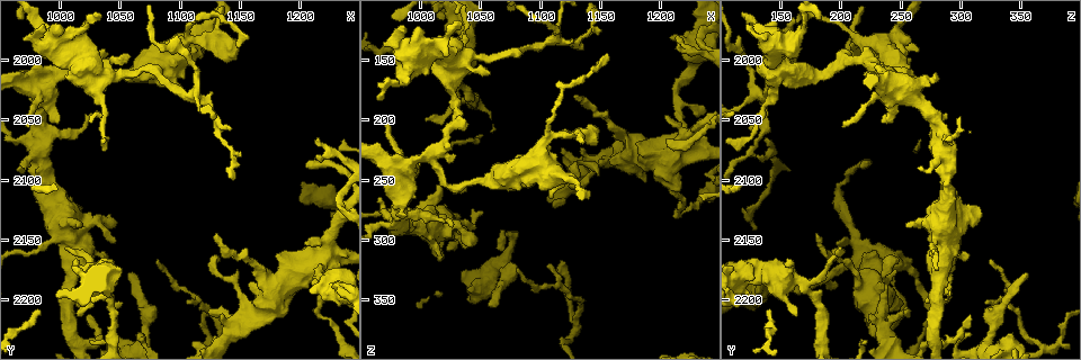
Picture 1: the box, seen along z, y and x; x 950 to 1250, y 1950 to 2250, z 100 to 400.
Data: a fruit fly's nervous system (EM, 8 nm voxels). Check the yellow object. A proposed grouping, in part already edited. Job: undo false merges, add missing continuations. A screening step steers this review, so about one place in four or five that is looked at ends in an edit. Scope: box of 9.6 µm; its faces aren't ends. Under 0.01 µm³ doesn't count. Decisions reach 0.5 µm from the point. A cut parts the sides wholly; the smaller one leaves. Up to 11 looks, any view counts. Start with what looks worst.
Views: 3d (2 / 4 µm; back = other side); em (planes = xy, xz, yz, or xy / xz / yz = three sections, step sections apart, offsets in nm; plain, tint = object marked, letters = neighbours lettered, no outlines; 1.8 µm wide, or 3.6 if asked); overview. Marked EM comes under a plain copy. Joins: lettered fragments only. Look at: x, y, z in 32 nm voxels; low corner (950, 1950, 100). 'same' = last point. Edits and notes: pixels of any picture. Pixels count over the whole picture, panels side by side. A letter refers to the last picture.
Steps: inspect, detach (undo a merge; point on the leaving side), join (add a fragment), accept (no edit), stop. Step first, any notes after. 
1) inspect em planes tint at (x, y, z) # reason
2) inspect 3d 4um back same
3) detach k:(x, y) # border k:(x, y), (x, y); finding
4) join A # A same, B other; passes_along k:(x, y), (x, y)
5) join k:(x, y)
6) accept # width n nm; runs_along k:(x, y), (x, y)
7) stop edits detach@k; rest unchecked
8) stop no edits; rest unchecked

inspect em xy step 8 tint at (1112, 2030, 132)

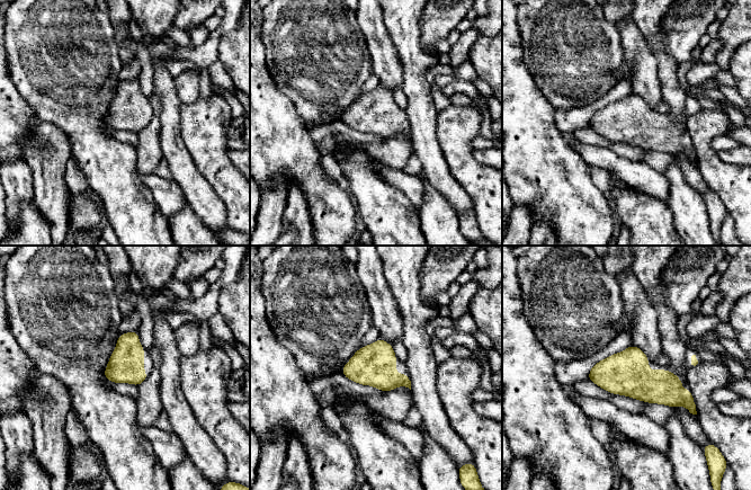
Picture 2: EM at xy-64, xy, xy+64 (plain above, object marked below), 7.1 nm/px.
inspect em planes letters same # another direction

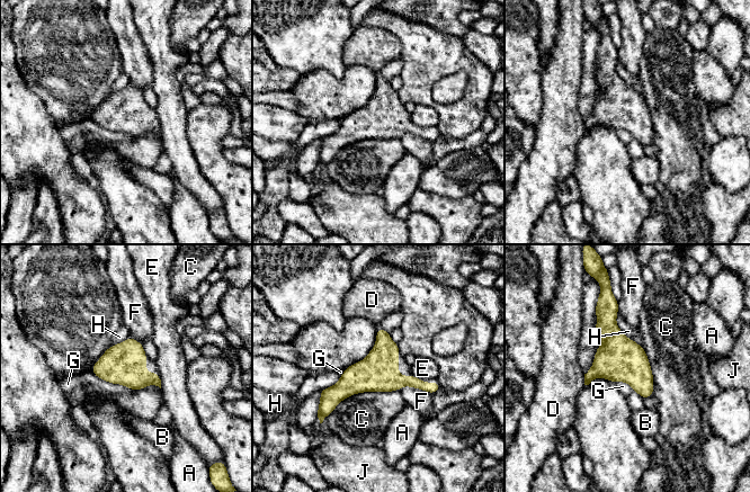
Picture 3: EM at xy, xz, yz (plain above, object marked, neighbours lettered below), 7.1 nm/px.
accept # A other, B other, C other, D other, E other, F other, G other, H other, J other; runs_along 3:(436, 384), (353, 381), (323, 409); all the same neuron

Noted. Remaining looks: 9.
inspect 3d 2um at (1058, 2178, 354) # free end

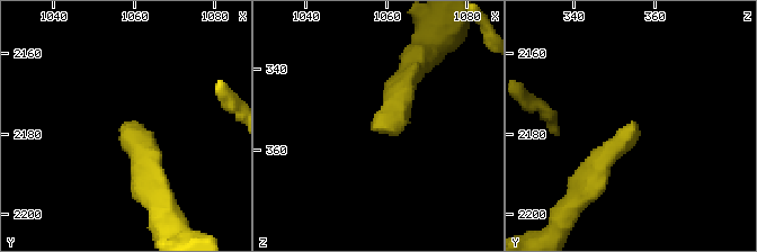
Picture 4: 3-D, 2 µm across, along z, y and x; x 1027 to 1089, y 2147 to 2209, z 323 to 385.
inspect em planes letters at (1059, 2177, 354) # now the EM

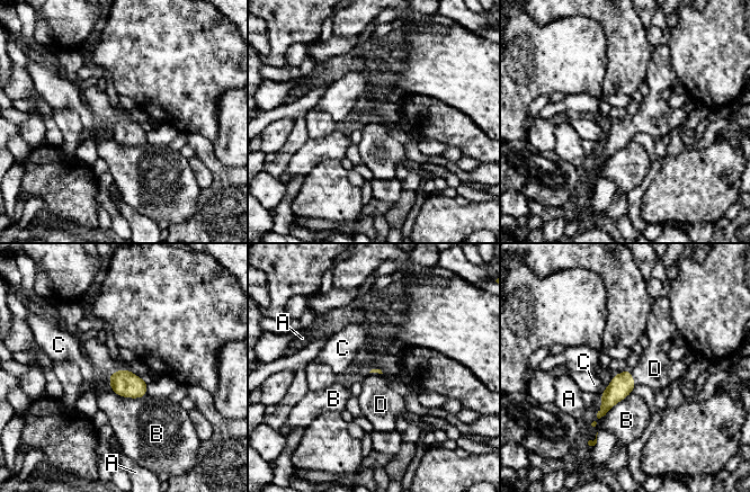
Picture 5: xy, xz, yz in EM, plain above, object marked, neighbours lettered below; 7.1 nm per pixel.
join 5:(654, 368) # longest_contact B 280 nm; A other, B other, C other, D same; passes_along 5:(622, 385), (631, 376), (654, 368); the neuron continues

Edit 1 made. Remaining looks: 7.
inspect overview

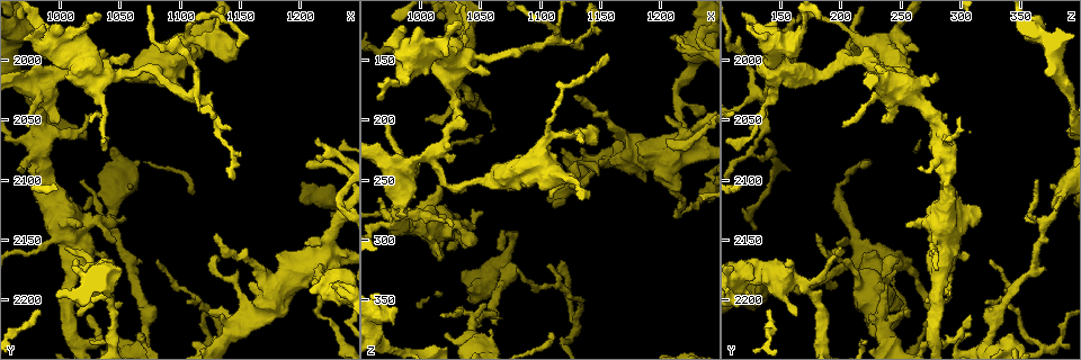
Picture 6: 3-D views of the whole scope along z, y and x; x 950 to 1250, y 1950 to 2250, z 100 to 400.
inspect em 3.6um planes letters at (1020, 1974, 132) # thick turns thin

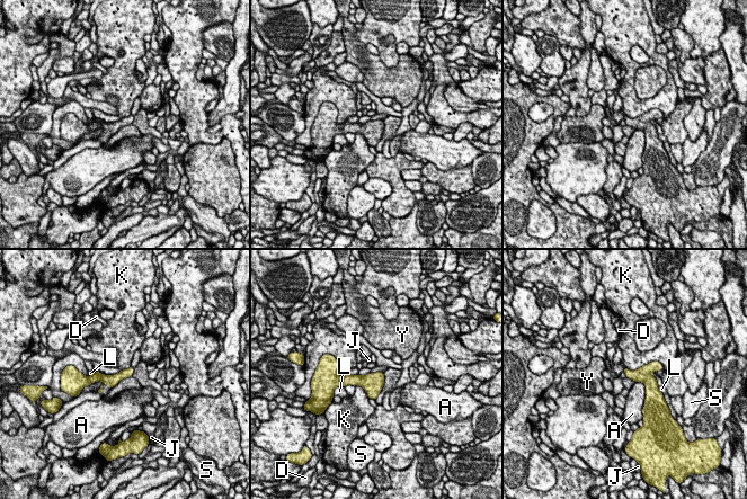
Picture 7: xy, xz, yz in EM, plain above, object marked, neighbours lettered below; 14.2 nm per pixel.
accept # A other, D other, J other, K other, L other, S other, Y other; border 7:(663, 365), (625, 367); all the same neuron

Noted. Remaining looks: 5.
stop edits join@5; rest unchecked

